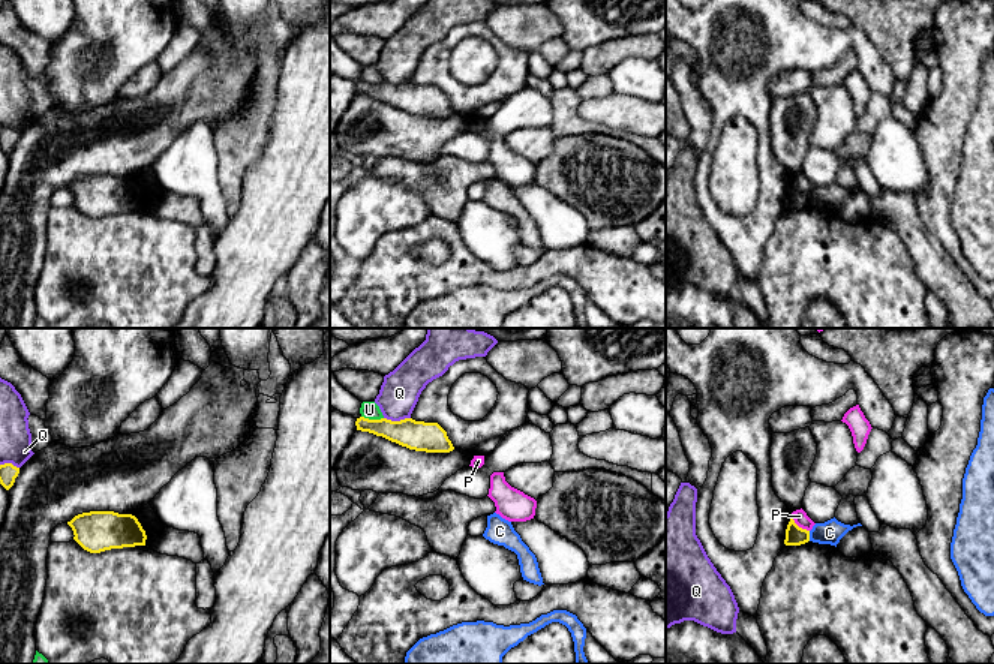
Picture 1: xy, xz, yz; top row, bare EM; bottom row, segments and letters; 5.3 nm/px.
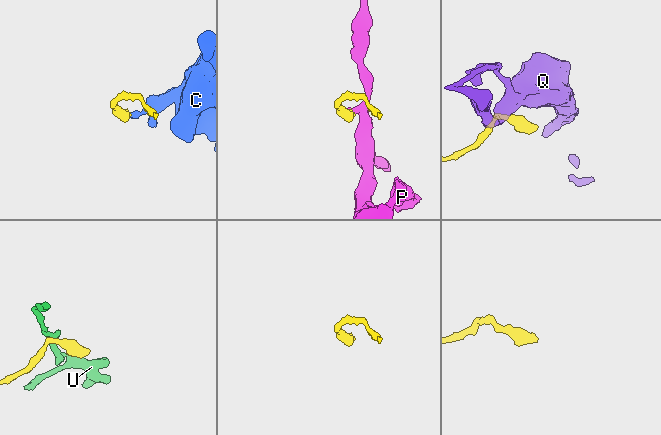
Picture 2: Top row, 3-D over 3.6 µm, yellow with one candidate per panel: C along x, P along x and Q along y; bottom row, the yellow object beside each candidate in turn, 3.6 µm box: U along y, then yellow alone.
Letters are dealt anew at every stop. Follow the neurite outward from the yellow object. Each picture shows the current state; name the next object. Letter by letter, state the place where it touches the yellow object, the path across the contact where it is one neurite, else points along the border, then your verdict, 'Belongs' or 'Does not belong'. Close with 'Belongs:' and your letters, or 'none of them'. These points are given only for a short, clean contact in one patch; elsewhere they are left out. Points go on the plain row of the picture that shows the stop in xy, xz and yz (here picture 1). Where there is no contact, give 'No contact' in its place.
C: Touches yellow at yz (808, 200). Boundary: yz (808, 195), (810, 204). Does not belong
P: Touches yellow at yz (798, 191). Boundary: yz (792, 180), (799, 191), (808, 195). Does not belong
Q: Touches yellow at xz (398, 86). Does not belong
U: Touches yellow at xz (372, 84). Boundary: xz (362, 80), (383, 83). Does not belong
Belongs: none of them

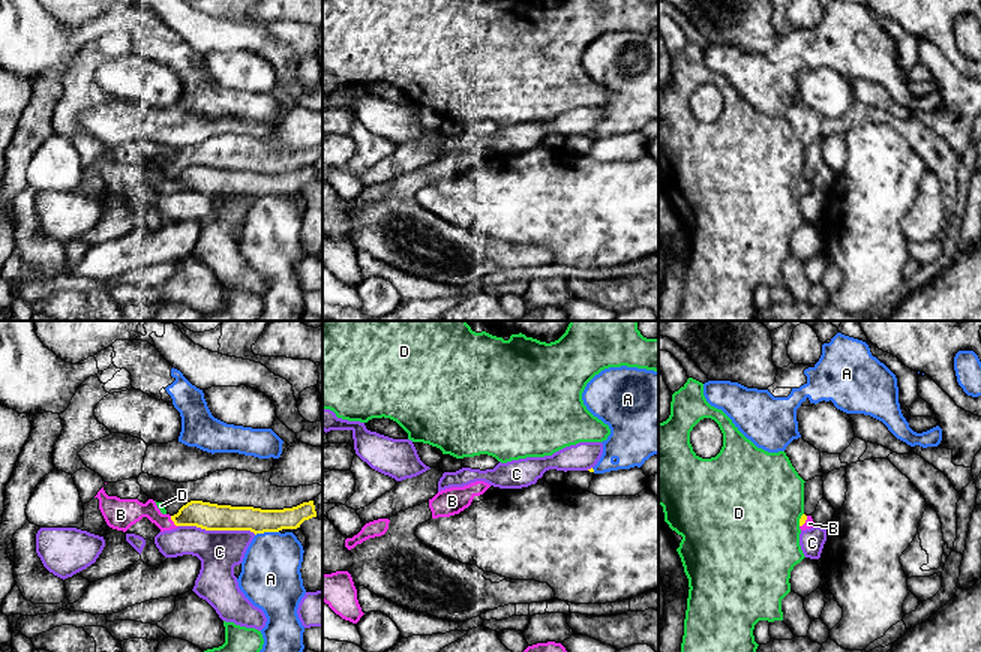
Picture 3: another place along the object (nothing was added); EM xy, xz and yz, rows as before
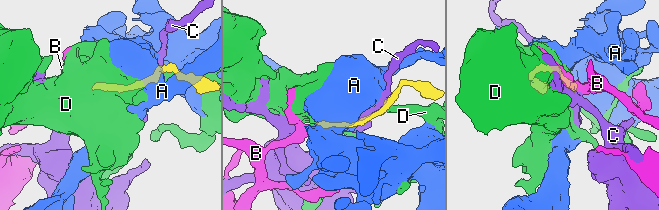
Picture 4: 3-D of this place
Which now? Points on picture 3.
A: Touches yellow at xy (266, 195). Boundary: xy (278, 195), (264, 195), (255, 200). Does not belong
B: Touches yellow at xy (173, 185). Path across: xy (207, 180), (186, 180), (173, 185), (128, 176). Belongs
C: Touches yellow at xy (218, 194). Does not belong
D: Touches yellow at yz (800, 183). Does not belong
Belongs: B

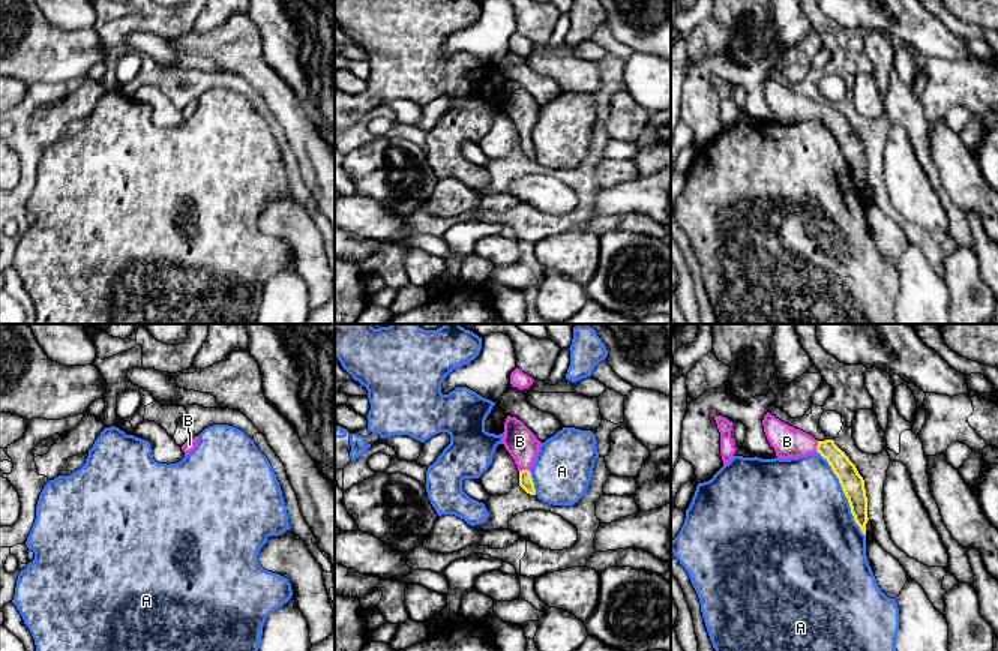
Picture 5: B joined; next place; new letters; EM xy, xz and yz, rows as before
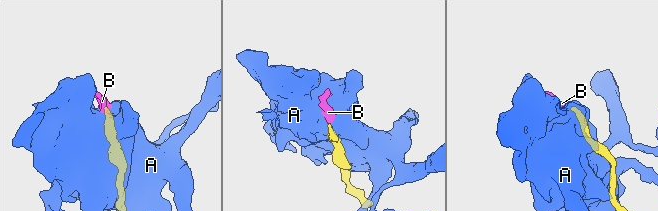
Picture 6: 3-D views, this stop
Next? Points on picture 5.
A: Touches yellow at yz (844, 156). Does not belong
B: Touches yellow at xz (524, 134). Path across: xz (526, 146), (524, 134), (524, 113), (520, 105). Belongs
Belongs: B

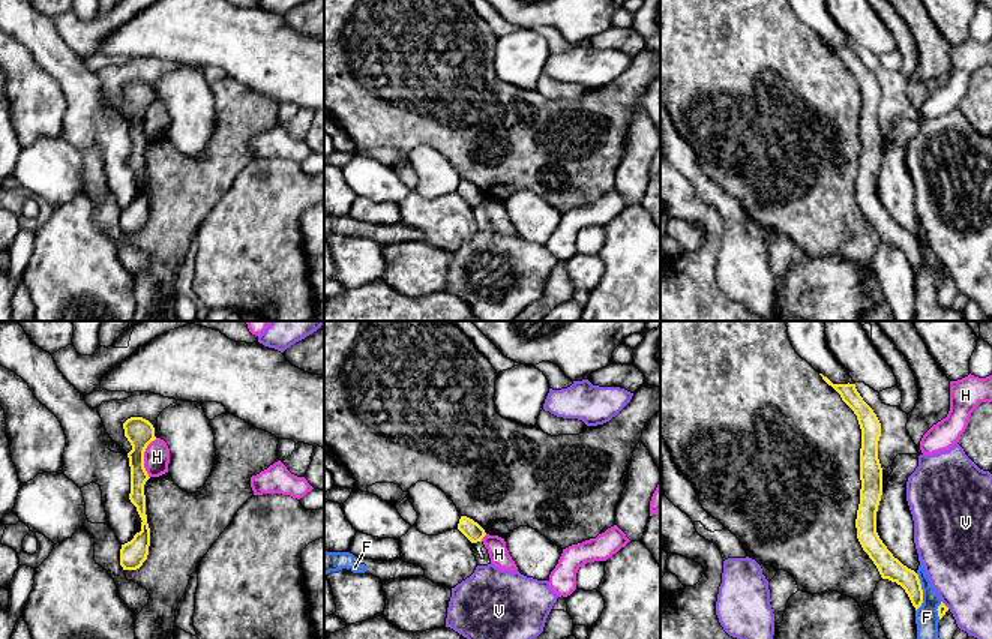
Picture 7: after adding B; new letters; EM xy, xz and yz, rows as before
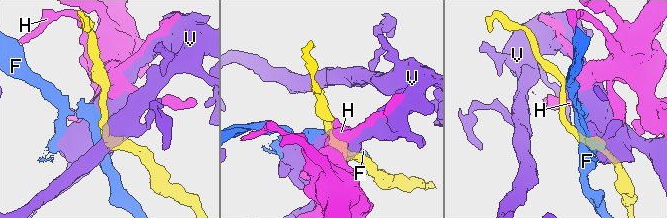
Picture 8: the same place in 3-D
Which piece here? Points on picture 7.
F: Touches yellow at yz (922, 257). Boundary: yz (917, 237), (922, 269), (916, 275). Does not belong
H: Touches yellow at xy (143, 122). Boundary: xy (156, 102), (144, 116), (144, 134), (149, 141). Does not belong
V: Touches yellow at yz (944, 269). Does not belong
Belongs: none of them

